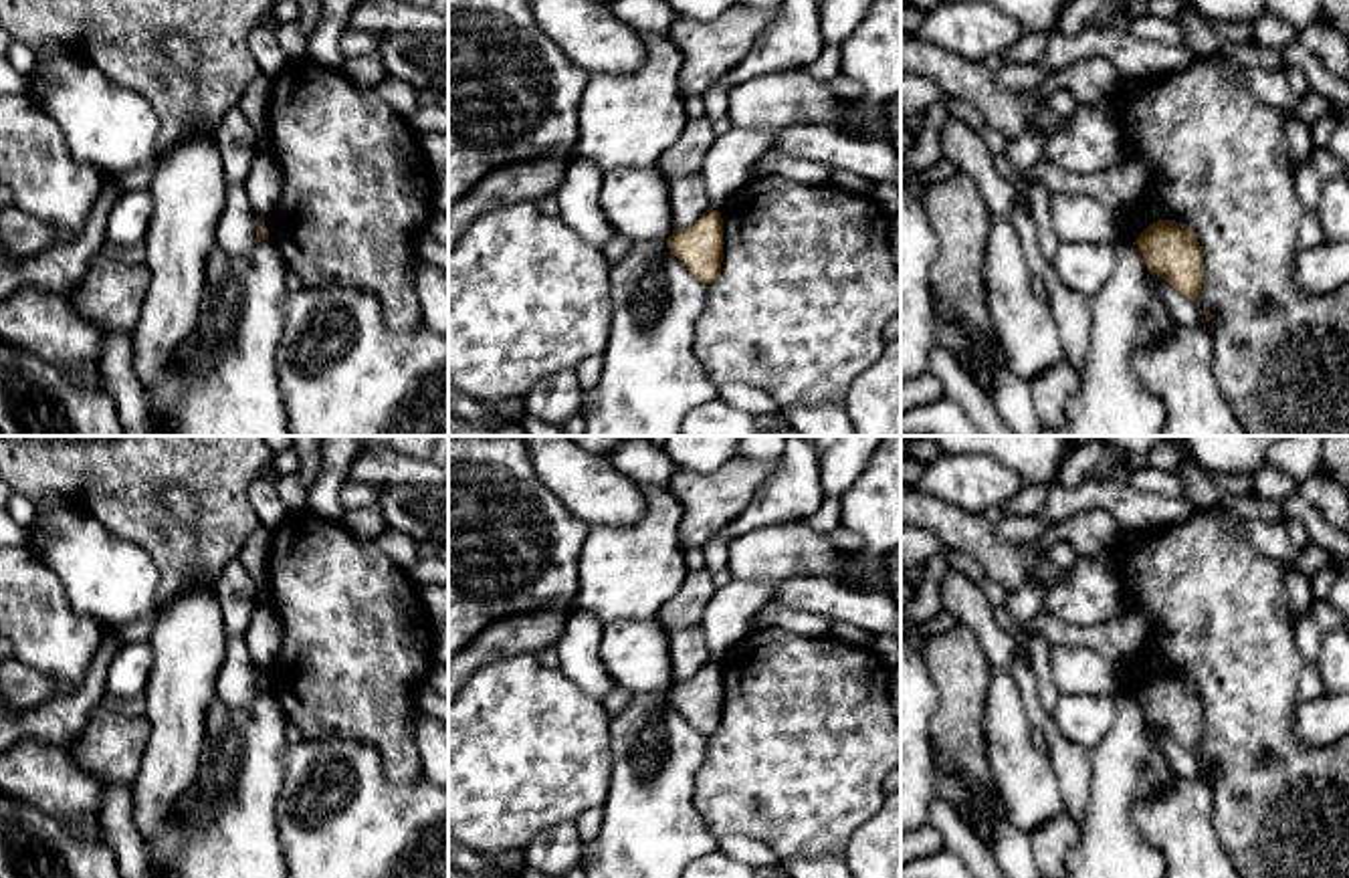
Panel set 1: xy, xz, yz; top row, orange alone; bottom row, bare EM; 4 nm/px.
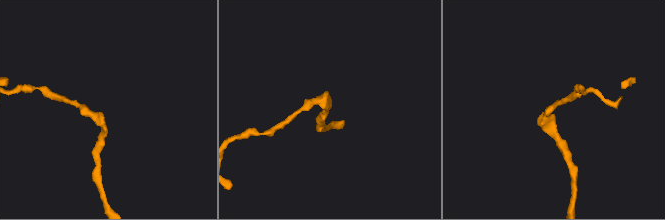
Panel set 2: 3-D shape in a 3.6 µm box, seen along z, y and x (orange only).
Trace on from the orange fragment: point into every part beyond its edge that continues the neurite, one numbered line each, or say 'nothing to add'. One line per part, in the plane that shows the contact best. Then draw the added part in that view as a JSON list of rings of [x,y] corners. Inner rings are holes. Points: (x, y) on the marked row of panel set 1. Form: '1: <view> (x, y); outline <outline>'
nothing to add

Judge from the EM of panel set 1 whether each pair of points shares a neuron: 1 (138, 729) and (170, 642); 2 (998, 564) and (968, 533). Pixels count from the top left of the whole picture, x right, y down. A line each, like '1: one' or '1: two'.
1: two
2: one

